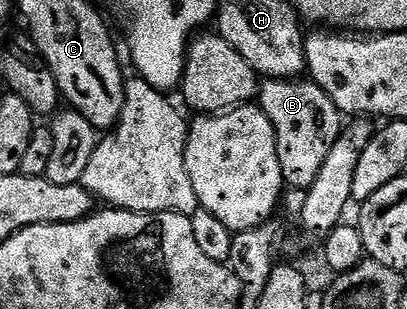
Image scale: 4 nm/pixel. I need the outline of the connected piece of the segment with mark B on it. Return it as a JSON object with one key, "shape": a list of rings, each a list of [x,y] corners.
{"shape":[[[265,79],[258,88],[258,107],[270,118],[270,126],[276,131],[278,162],[282,162],[282,174],[289,189],[307,190],[318,178],[326,154],[334,146],[342,131],[342,113],[336,109],[332,99],[311,79],[295,80]]]}

